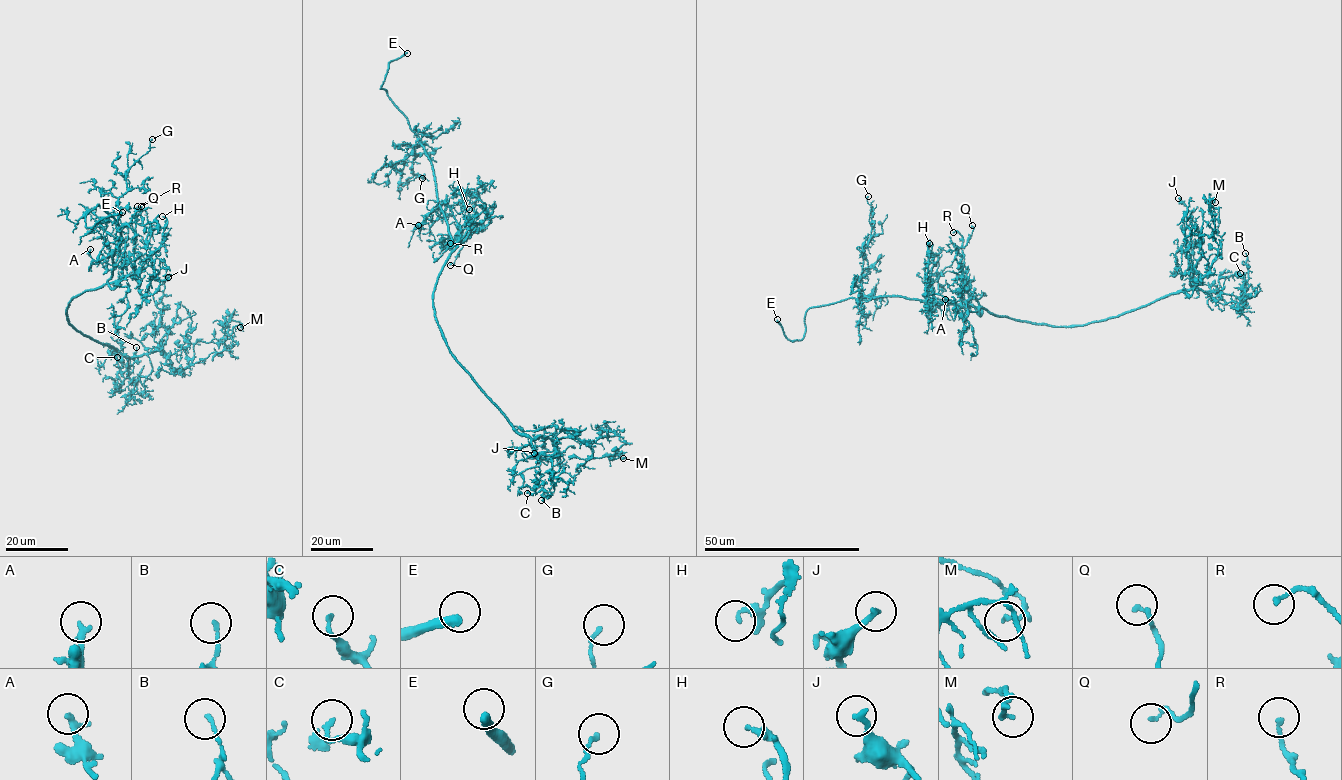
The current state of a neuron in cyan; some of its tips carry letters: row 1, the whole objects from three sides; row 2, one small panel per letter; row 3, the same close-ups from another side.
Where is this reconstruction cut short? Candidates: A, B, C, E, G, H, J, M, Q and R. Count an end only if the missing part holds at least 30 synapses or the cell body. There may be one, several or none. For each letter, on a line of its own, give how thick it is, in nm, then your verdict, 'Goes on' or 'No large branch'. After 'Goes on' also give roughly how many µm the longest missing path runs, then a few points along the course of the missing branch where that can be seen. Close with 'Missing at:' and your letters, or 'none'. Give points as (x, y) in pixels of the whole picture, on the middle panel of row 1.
A: Thickness 240 nm. No large branch
B: Thickness 120 nm. No large branch
C: Thickness 180 nm. No large branch
E: Thickness 320 nm. Goes on. Missing length about 30 µm. Course of what is missing: (407, 53), (428, 52), (433, 43), (446, 43), (440, 44)
G: Thickness 130 nm. No large branch
H: Thickness 160 nm. No large branch
J: Thickness 220 nm. No large branch
M: Thickness 130 nm. No large branch
Q: Thickness 160 nm. No large branch
R: Thickness 170 nm. No large branch
Missing at: E

